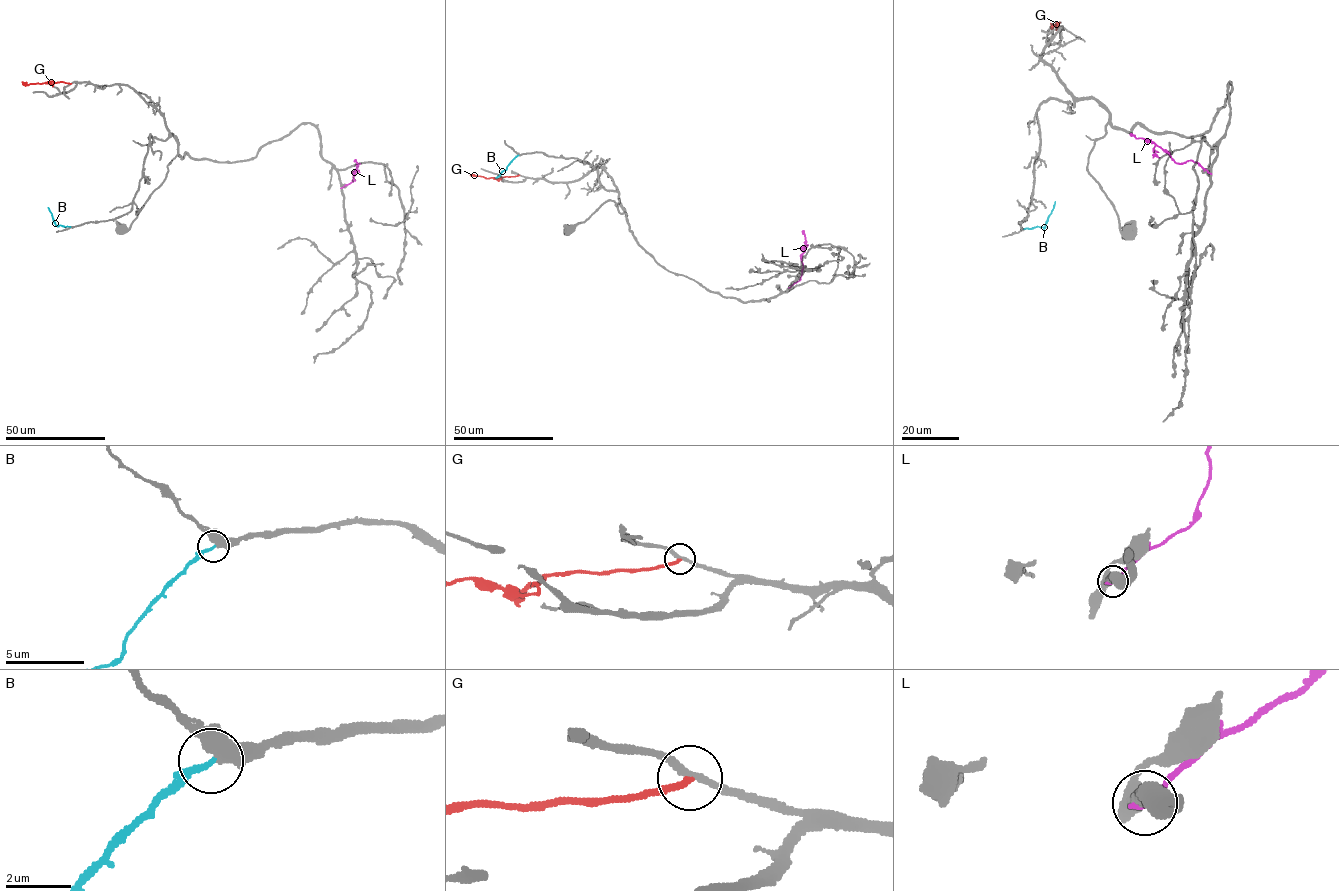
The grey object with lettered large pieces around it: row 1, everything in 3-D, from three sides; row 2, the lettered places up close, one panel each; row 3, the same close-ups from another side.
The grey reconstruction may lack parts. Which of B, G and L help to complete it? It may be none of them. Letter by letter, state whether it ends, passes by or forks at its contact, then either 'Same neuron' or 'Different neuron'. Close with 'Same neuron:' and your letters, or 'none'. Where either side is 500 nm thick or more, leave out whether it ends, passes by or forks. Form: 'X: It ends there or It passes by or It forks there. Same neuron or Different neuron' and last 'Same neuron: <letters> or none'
B: It ends there. Same neuron
G: It ends there. Different neuron
L: It ends there. Different neuron
Same neuron: B

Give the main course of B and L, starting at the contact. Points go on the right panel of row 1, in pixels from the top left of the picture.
B: (1023, 229), (1044, 227), (1055, 201)
L: (1211, 173), (1192, 161), (1177, 163), (1152, 141), (1130, 134)

